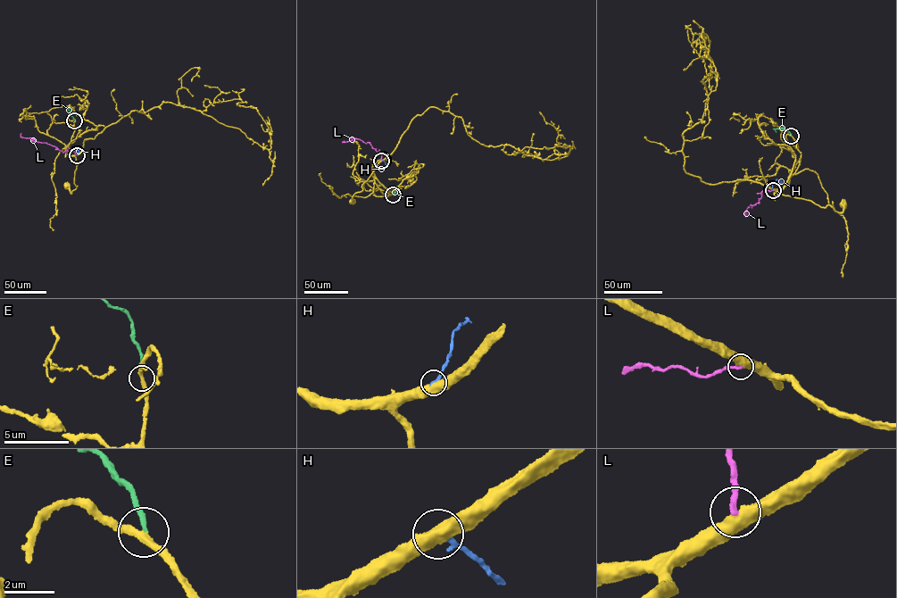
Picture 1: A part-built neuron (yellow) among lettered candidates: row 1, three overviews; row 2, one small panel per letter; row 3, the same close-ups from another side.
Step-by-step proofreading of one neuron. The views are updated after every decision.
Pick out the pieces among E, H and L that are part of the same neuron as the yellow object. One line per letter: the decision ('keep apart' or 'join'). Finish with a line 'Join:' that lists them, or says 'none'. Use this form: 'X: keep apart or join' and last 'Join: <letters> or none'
E: join
H: keep apart
L: keep apart
Join: E

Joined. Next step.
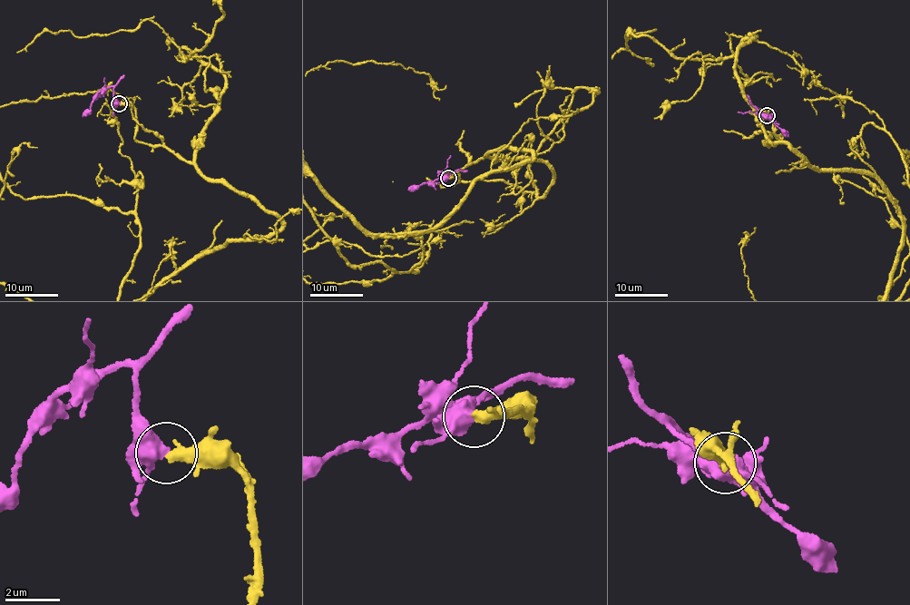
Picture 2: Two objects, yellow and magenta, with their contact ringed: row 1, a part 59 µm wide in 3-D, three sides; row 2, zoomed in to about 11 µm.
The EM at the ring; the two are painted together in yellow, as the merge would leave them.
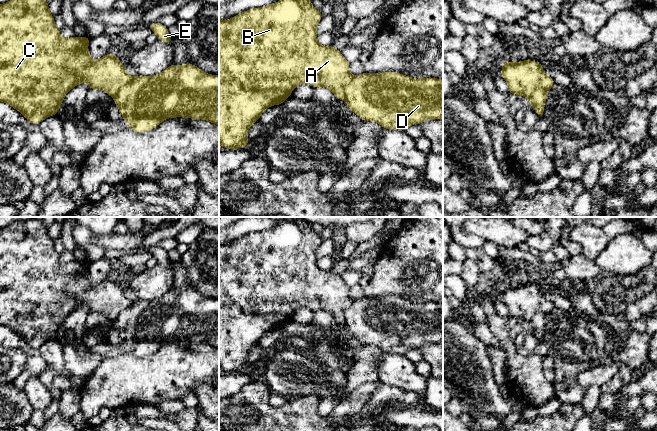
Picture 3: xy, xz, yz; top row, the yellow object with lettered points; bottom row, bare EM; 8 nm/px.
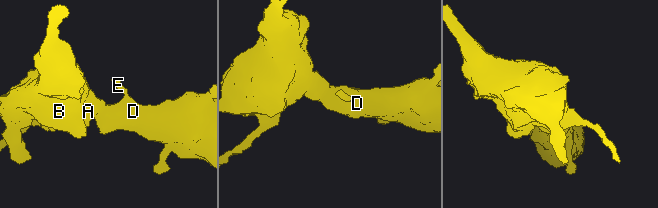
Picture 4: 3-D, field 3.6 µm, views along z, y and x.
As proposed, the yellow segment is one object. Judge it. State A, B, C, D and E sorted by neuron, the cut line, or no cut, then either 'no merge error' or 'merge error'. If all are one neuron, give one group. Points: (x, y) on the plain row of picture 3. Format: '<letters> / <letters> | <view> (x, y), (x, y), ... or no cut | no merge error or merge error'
A B C / D E | xz (353, 301), (345, 310), (345, 323) | merge error

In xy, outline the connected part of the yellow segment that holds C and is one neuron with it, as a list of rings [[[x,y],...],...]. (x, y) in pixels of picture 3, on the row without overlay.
[[[40,217],[28,221],[14,222],[9,226],[0,229],[0,325],[11,329],[13,332],[21,336],[30,347],[39,348],[47,341],[57,339],[59,330],[64,324],[66,317],[82,306],[86,306],[90,313],[102,313],[109,320],[115,321],[125,309],[133,304],[133,301],[125,296],[124,288],[117,283],[115,277],[103,280],[98,284],[93,284],[88,277],[89,264],[90,262],[87,260],[82,262],[75,260],[68,263],[62,263],[60,261],[60,253],[55,250],[54,241],[49,236],[48,227]]]

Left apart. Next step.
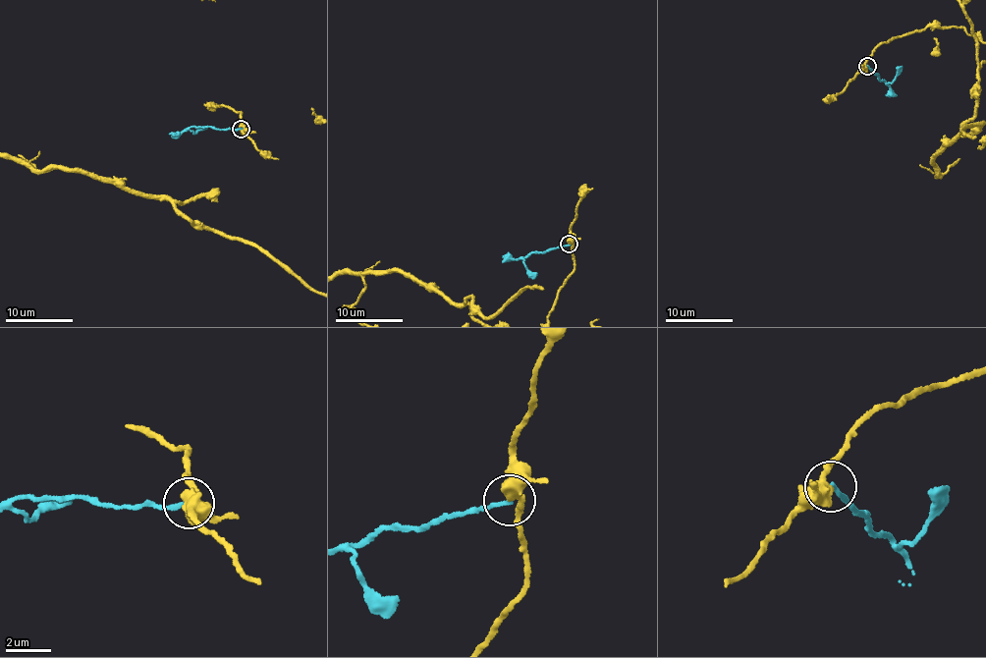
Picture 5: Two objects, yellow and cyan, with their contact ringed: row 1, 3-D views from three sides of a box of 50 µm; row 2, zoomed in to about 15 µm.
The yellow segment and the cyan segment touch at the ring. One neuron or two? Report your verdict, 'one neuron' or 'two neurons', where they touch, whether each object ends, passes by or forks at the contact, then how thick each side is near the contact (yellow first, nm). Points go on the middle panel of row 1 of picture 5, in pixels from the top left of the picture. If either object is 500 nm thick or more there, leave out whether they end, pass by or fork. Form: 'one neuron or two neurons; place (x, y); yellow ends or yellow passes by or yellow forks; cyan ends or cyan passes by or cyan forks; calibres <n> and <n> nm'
two neurons; place (569, 244); calibres 500 and 190 nm

